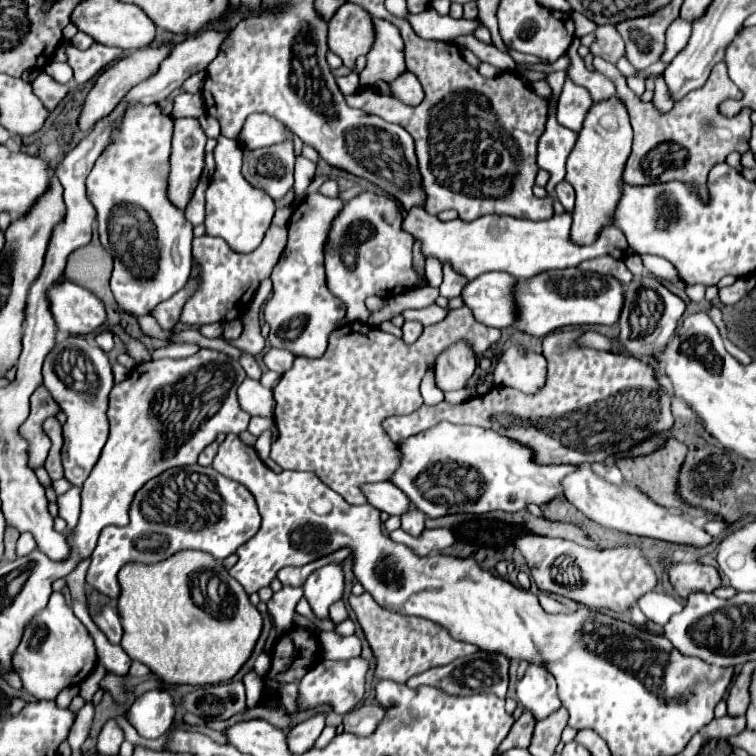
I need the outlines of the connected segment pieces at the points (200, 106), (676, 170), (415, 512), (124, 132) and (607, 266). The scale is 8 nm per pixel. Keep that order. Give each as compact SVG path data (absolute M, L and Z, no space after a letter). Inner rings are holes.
M179 93L175 97L175 105L173 105L173 117L201 117L205 115L205 103L203 97L191 95L191 93Z
M593 57L593 67L601 75L609 77L617 87L617 97L627 107L627 113L631 117L631 127L635 133L633 139L633 153L627 161L623 181L627 185L655 185L655 183L667 183L667 181L681 181L695 185L701 189L701 199L709 201L707 191L707 175L709 171L725 163L727 155L737 151L739 155L749 151L749 139L751 139L751 109L743 107L737 115L725 117L719 111L719 105L725 99L741 99L741 91L737 85L729 79L725 61L717 63L707 79L707 83L693 93L687 93L681 101L675 103L673 111L667 115L661 115L653 103L643 103L629 87L625 77L617 71L613 63L607 63L601 57ZM711 123L711 127L707 127Z
M409 509L405 517L401 517L401 529L413 537L419 537L425 531L425 515L419 509Z
M131 105L121 123L121 129L115 133L115 141L97 159L93 171L87 177L87 195L97 209L101 245L115 259L111 291L119 305L119 311L125 311L131 317L151 315L159 303L167 301L177 291L181 291L191 275L193 227L187 223L183 211L175 209L167 201L171 133L173 119L163 115L157 105Z
M599 257L599 259L589 259L589 261L583 261L579 265L579 269L585 269L585 271L593 271L593 273L605 273L605 275L613 275L617 279L621 279L625 285L631 283L633 275L631 271L625 267L623 261L619 259L613 259L613 257Z

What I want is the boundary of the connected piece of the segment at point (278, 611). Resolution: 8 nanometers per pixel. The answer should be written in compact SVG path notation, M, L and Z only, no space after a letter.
M283 585L281 591L273 593L273 597L269 599L269 613L275 615L275 623L277 623L277 631L279 635L283 635L293 621L295 615L295 605L299 603L299 599L303 597L303 589L301 587L291 587L291 585Z

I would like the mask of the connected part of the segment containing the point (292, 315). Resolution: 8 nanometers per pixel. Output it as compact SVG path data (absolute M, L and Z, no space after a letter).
M321 193L307 195L289 219L287 247L271 273L272 294L264 305L264 317L269 323L269 341L273 347L289 349L293 355L321 357L327 349L329 335L341 327L345 307L331 295L325 283L325 241L335 217L341 213L343 201Z

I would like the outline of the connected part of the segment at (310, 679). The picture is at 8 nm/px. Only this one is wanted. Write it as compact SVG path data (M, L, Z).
M353 657L347 661L327 661L321 659L313 669L301 679L299 685L299 701L307 709L315 709L321 705L331 707L335 713L347 713L357 707L357 703L365 695L365 683L367 683L367 673L371 669L371 663L363 657Z

